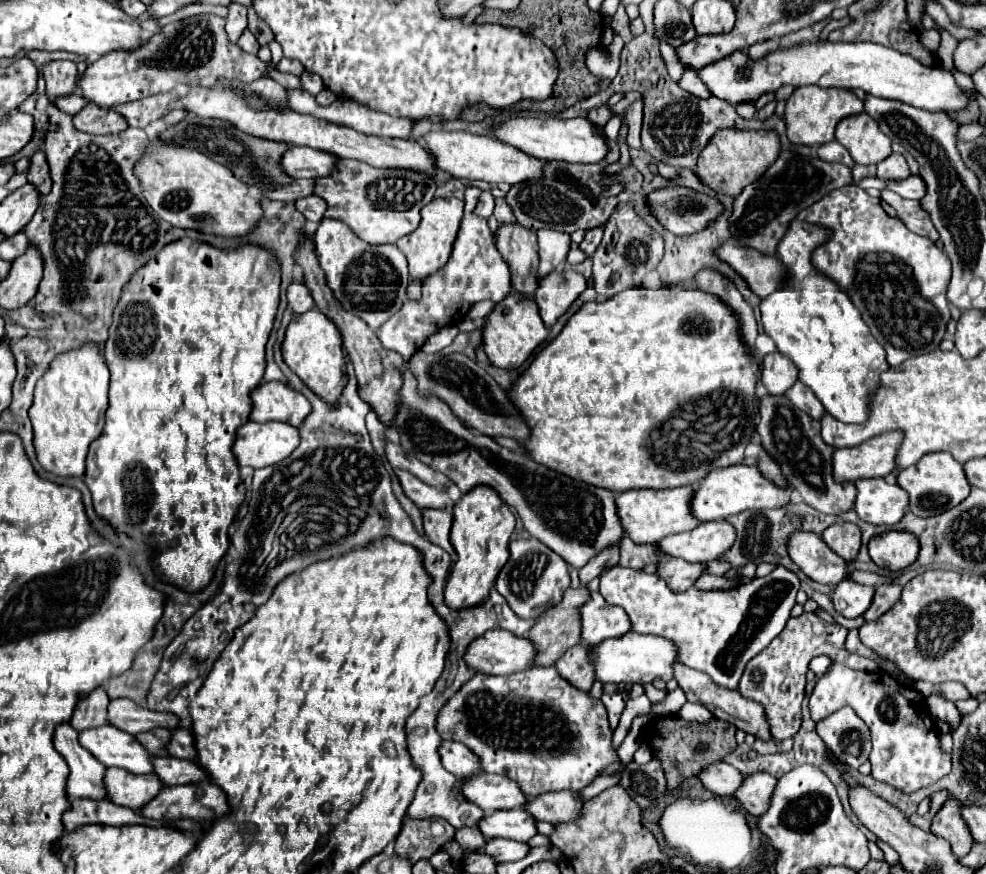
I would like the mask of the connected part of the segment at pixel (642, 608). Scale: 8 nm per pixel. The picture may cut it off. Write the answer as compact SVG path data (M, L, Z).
M620 565L612 567L600 579L602 597L610 605L618 605L626 611L626 615L632 623L632 631L646 633L646 635L660 635L660 637L670 639L676 645L680 663L708 673L716 685L729 689L737 688L746 663L756 653L766 649L770 645L770 641L784 629L786 621L790 619L790 611L796 605L798 589L800 589L800 579L784 567L776 567L770 575L752 579L752 581L738 585L734 589L728 589L728 591L700 591L694 587L684 593L674 593L666 587L662 577L648 575L644 571L626 569Z

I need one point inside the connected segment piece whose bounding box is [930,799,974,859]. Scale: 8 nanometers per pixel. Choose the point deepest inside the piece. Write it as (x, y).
(948, 824)

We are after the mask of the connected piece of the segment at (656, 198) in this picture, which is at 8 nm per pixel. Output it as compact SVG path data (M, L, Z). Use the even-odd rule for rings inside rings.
M678 185L654 191L648 203L660 223L676 235L696 233L722 213L722 205L716 199Z

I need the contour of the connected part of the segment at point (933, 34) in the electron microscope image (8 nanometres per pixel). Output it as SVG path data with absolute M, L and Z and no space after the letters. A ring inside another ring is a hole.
M921 29L919 31L920 42L929 50L936 51L941 42L941 36L935 29Z

